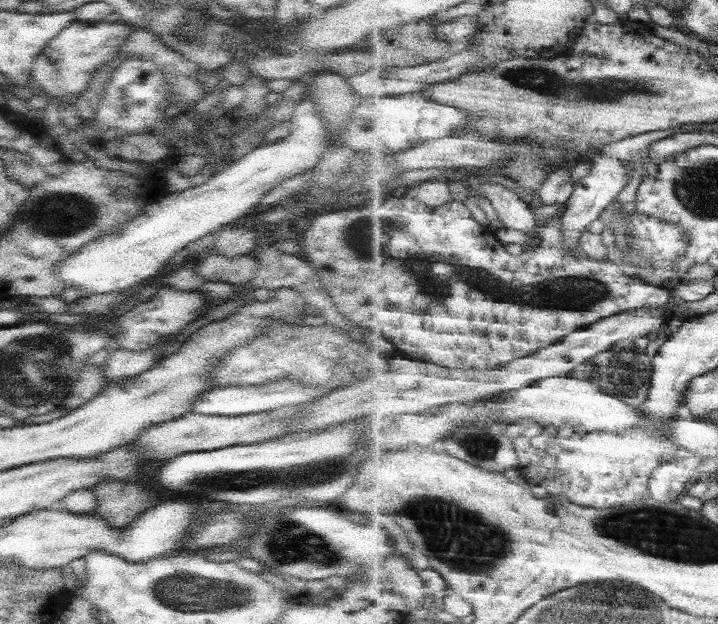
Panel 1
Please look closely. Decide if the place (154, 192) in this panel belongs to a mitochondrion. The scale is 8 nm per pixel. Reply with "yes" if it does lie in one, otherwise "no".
no

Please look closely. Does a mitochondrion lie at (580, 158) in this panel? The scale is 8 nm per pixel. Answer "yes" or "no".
no

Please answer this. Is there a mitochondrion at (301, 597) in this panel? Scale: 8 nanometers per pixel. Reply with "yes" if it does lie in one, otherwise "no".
no

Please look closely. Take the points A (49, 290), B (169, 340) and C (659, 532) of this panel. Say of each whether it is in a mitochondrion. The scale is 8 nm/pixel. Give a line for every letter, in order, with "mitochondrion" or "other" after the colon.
A: other
B: other
C: mitochondrion

